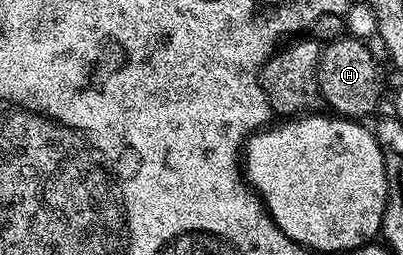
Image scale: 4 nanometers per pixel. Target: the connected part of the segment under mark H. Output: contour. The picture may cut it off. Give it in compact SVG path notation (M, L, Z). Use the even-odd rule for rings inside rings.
M349 34L326 41L320 49L318 60L318 86L322 101L340 117L353 120L365 118L371 113L379 98L377 66L370 50L362 39Z

